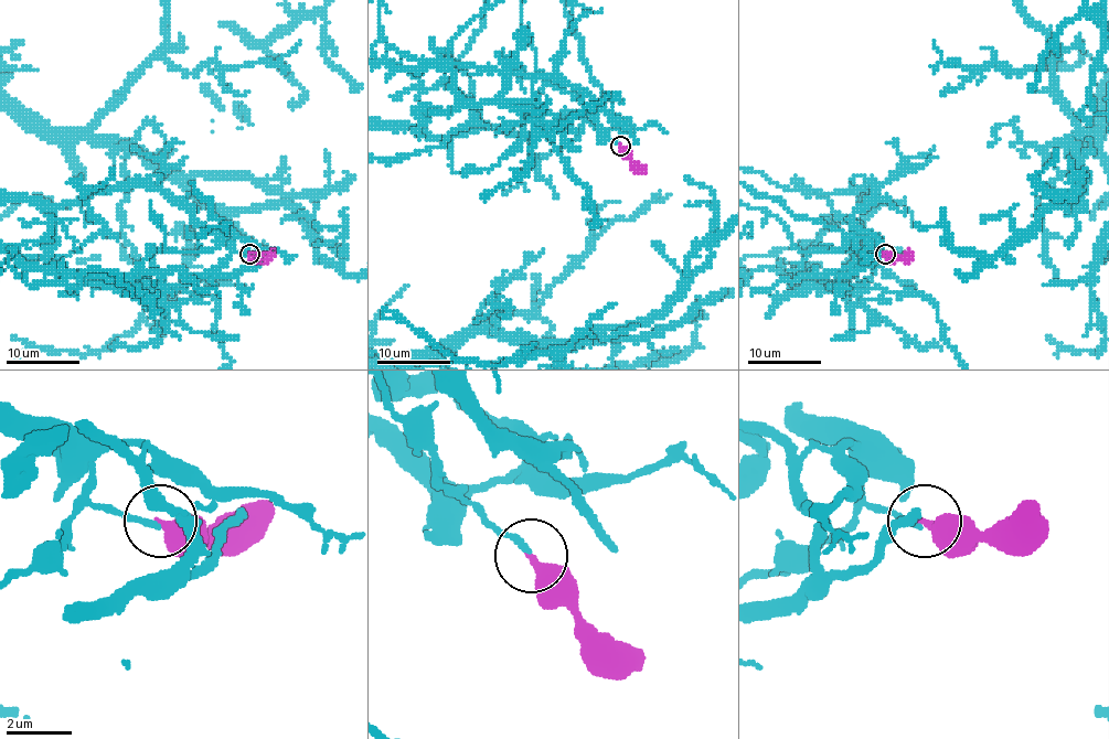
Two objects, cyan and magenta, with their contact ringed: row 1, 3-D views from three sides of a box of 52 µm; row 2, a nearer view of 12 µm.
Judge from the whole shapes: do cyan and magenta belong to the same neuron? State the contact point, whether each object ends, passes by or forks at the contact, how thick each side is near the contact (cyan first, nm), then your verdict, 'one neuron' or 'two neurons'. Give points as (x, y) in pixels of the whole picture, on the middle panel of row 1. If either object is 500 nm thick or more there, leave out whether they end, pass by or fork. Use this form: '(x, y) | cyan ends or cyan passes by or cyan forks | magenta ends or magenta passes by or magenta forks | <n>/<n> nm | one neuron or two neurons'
(620, 146) | cyan ends | magenta ends | 170/400 nm | two neurons

